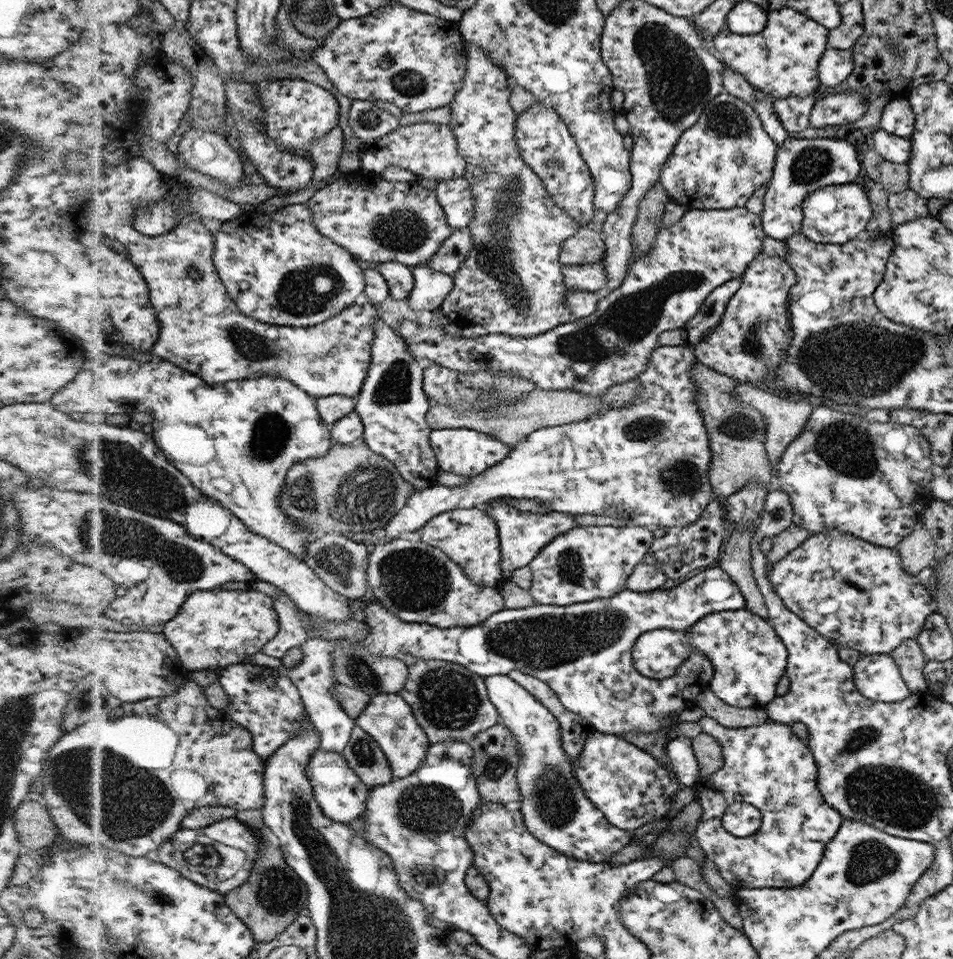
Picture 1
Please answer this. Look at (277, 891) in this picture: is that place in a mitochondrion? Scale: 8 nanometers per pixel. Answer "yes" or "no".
yes

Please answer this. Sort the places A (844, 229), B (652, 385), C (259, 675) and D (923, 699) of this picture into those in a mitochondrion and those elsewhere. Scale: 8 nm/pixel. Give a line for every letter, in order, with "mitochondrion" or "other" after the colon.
A: other
B: other
C: other
D: other

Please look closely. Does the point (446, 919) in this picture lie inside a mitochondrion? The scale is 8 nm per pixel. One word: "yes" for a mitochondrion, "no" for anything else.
no

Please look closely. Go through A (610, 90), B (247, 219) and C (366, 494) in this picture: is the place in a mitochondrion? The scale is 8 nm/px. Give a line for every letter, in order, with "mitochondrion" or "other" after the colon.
A: other
B: other
C: mitochondrion

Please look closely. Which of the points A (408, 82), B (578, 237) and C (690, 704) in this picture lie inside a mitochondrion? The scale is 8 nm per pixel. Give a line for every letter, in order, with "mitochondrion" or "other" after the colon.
A: mitochondrion
B: other
C: other

